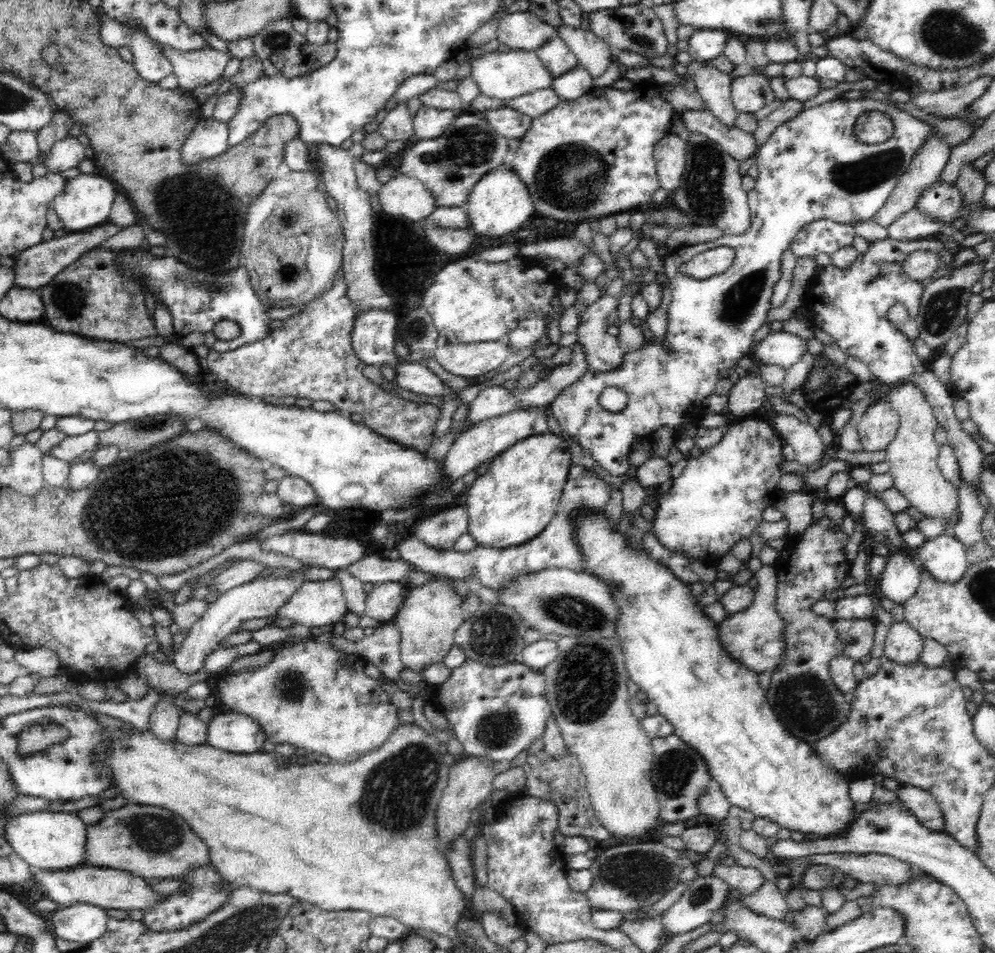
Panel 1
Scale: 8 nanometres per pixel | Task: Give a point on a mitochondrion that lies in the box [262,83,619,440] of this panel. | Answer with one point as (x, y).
(574, 170)

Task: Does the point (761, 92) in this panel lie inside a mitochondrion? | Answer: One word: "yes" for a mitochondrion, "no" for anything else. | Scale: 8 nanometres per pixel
yes

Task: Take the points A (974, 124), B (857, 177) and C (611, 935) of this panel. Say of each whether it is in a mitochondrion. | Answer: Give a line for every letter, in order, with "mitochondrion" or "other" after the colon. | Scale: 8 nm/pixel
A: other
B: mitochondrion
C: other

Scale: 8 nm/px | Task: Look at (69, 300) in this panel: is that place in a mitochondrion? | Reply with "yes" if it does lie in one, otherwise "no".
yes

